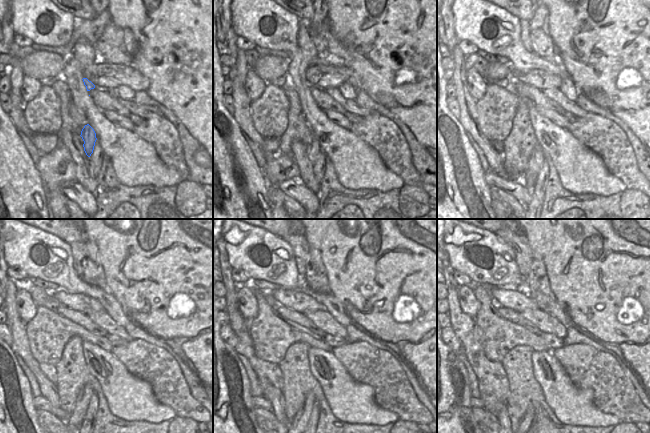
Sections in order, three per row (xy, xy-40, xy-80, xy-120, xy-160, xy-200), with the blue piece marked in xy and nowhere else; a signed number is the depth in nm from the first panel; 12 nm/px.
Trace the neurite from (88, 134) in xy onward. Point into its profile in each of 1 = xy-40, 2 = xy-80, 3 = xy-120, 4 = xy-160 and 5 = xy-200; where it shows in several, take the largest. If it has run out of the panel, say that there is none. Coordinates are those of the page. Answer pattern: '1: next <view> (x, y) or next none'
1: next xy-40 (313, 146)
2: next xy-80 (536, 160)
3: next xy-120 (77, 416)
4: next xy-160 (300, 421)
5: next xy-200 (526, 420)

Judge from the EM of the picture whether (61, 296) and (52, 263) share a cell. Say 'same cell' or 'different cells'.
different cells

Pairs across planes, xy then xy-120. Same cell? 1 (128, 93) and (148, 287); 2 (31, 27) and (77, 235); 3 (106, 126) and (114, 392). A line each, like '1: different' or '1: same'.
1: different
2: different
3: same

